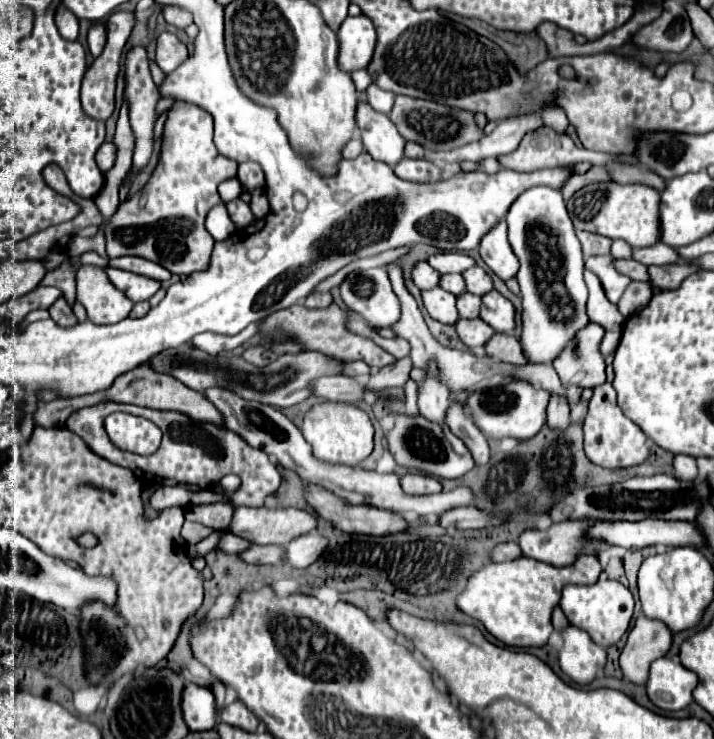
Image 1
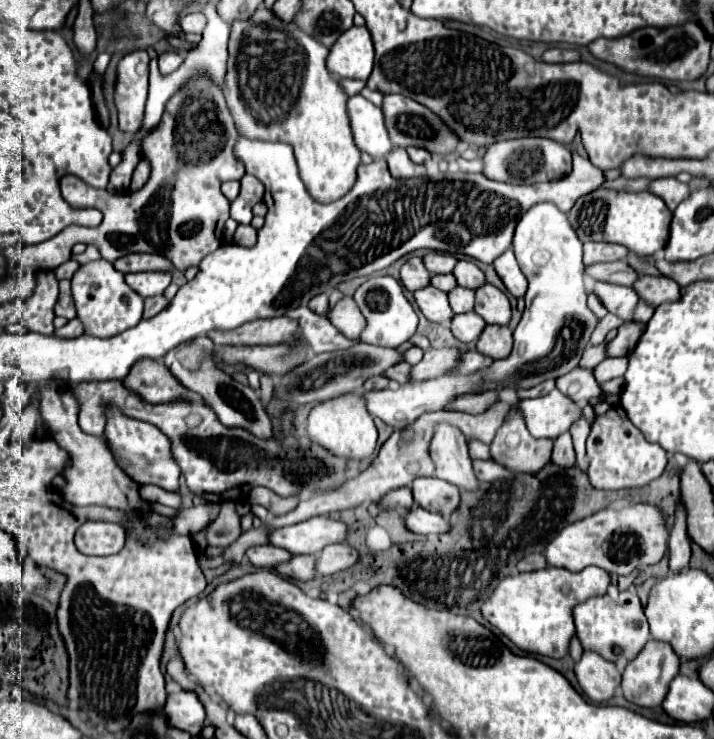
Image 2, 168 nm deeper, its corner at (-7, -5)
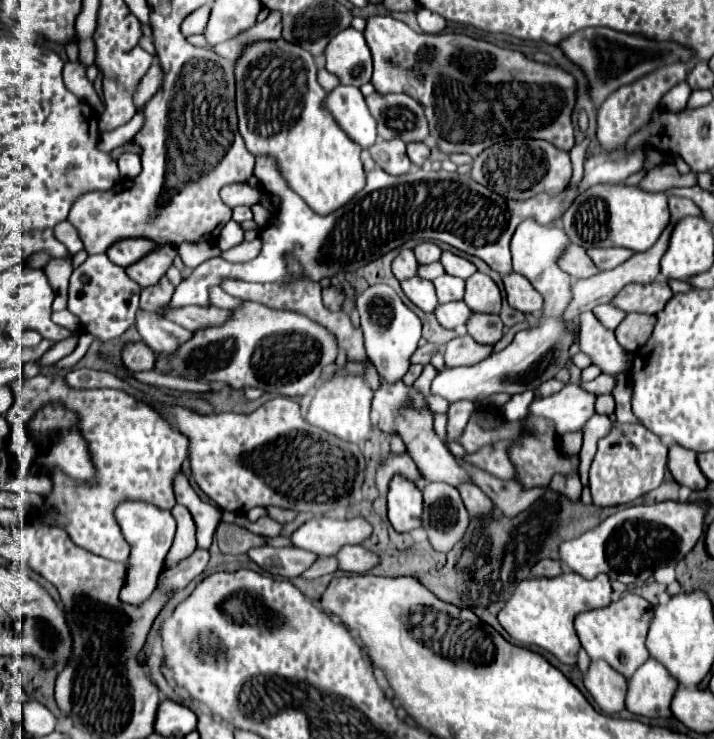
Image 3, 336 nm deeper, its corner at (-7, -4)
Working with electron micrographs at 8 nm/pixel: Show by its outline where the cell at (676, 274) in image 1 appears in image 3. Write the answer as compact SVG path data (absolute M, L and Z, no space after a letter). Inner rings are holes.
M652 281L648 285L632 283L626 285L614 299L612 305L620 307L626 313L646 313L656 315L664 309L666 301L672 297L672 289L666 281Z

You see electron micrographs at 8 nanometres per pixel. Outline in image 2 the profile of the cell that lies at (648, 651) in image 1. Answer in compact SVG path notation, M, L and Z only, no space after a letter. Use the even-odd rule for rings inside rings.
M648 640L644 650L638 654L638 658L632 660L624 670L624 676L622 676L622 694L624 694L624 698L628 702L640 706L640 708L660 706L662 700L666 698L668 684L678 674L678 666L680 666L680 658L674 654L674 650L668 644Z

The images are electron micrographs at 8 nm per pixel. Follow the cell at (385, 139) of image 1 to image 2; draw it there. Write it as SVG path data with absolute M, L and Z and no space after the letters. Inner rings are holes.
M356 94L348 98L348 118L356 146L372 158L386 158L388 150L392 150L392 142L384 126L382 110Z

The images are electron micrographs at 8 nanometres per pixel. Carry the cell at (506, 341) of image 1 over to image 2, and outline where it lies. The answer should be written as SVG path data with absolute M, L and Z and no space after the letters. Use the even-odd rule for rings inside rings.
M496 324L484 326L476 342L476 350L494 360L506 358L512 350L512 330L508 326L496 326Z

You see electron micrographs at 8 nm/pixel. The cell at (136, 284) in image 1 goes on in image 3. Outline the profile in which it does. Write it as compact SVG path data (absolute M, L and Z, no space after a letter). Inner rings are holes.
M164 245L164 247L158 247L148 257L140 259L138 263L126 267L126 273L140 287L152 287L166 275L174 257L176 257L176 247L174 245Z

